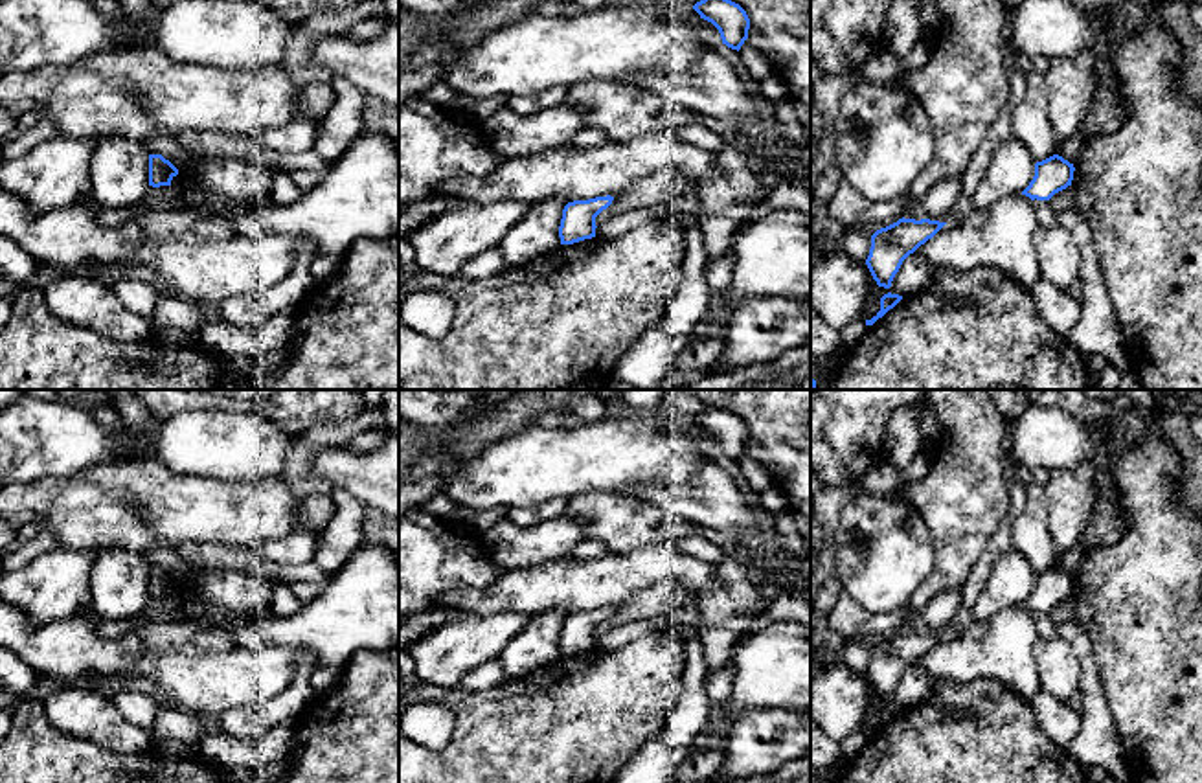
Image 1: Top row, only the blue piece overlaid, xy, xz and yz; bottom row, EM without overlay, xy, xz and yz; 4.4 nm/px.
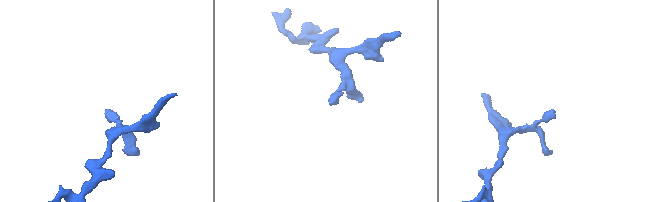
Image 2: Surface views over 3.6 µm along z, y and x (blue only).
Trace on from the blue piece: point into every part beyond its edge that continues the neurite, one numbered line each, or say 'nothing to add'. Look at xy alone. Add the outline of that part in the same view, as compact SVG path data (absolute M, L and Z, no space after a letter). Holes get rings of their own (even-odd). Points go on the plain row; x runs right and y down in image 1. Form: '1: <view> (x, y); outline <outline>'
nothing to add

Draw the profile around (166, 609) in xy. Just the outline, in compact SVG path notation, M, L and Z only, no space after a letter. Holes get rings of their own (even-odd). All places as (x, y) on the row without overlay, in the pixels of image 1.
M149 597L145 601L142 616L153 623L175 621L180 618L178 603L173 597L160 597L160 599Z

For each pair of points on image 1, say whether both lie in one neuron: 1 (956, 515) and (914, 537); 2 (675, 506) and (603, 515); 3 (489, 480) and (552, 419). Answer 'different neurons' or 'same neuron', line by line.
1: different neurons
2: different neurons
3: different neurons

